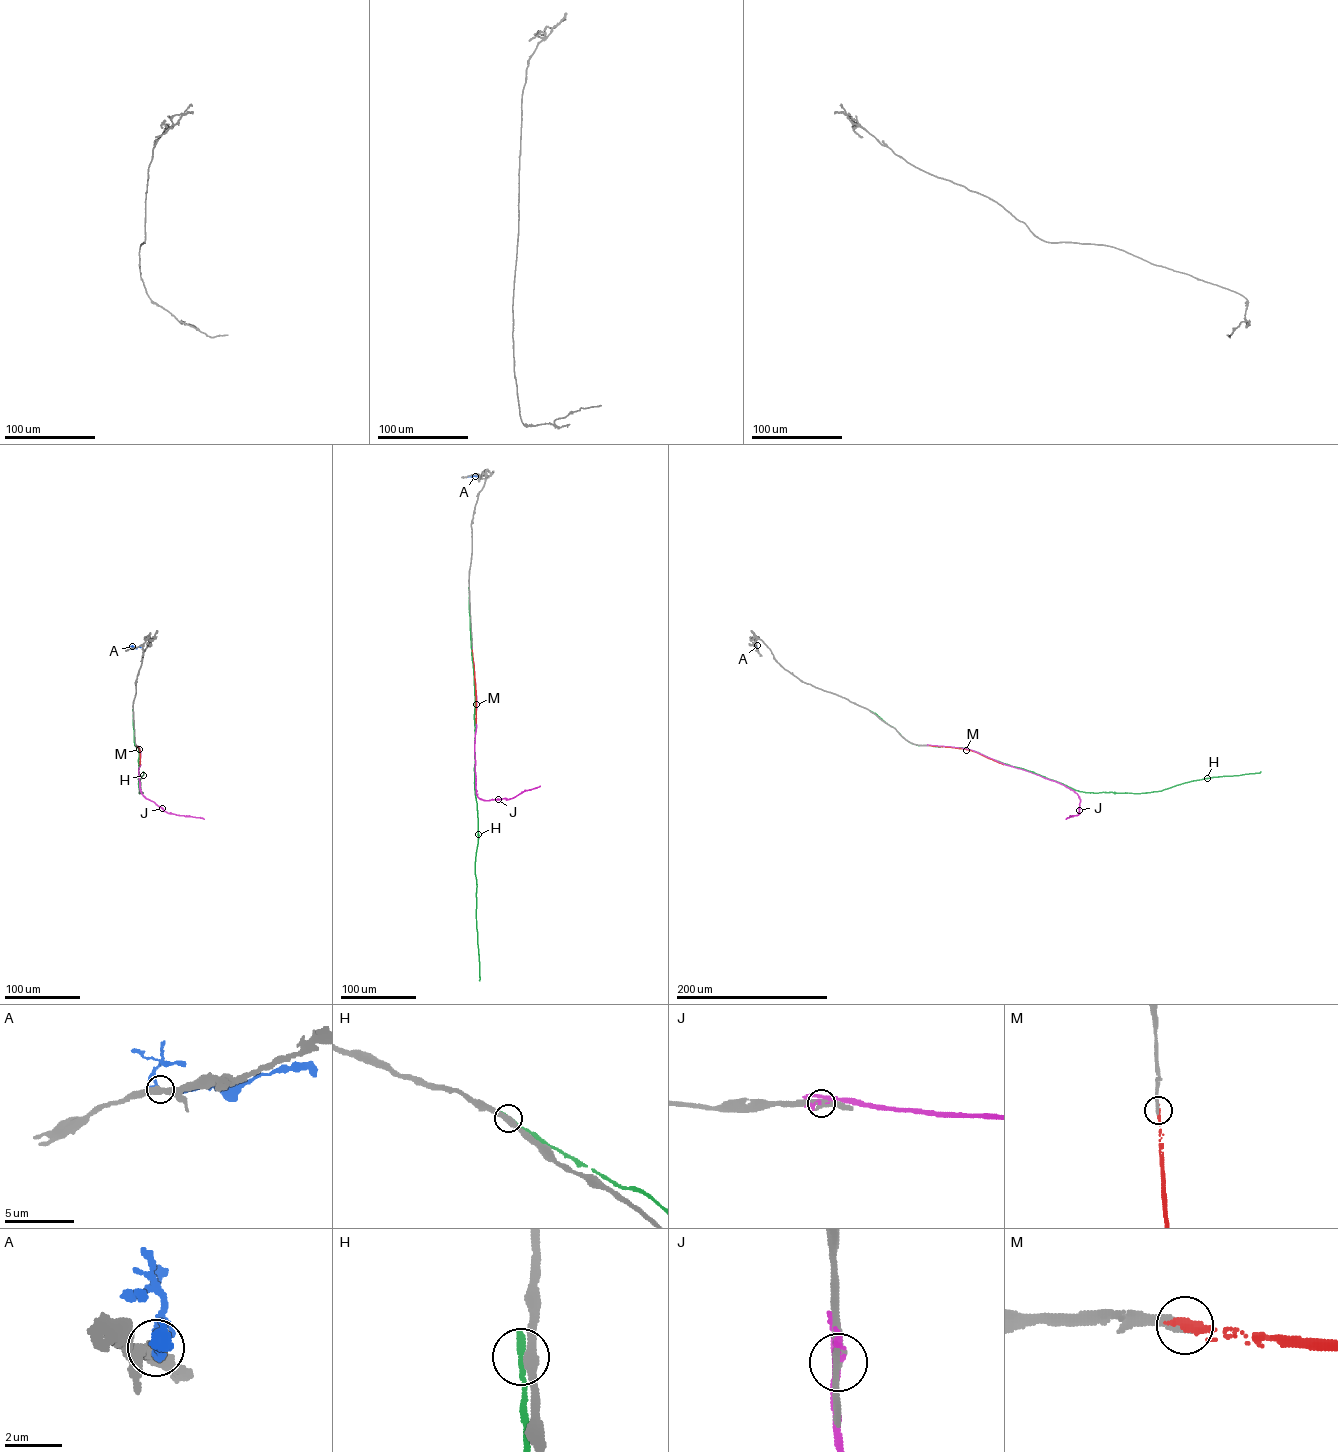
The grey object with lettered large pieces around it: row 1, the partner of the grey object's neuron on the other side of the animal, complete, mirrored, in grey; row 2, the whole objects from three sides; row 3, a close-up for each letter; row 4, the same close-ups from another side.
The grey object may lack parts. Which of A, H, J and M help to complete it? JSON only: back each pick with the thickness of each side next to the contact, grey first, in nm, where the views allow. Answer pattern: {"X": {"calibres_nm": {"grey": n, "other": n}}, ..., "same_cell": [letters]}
{"M": {"calibres_nm": {"grey": 280, "other": 190}}, "same_cell": ["M"]}

